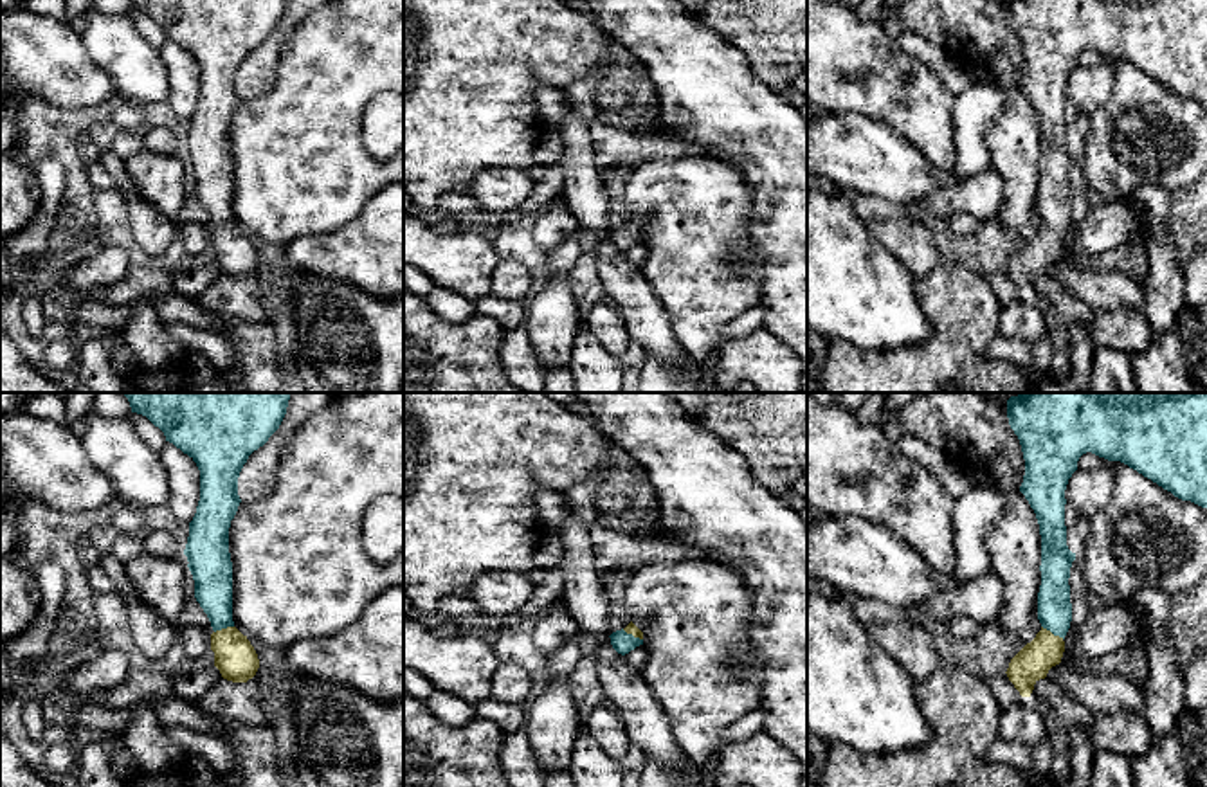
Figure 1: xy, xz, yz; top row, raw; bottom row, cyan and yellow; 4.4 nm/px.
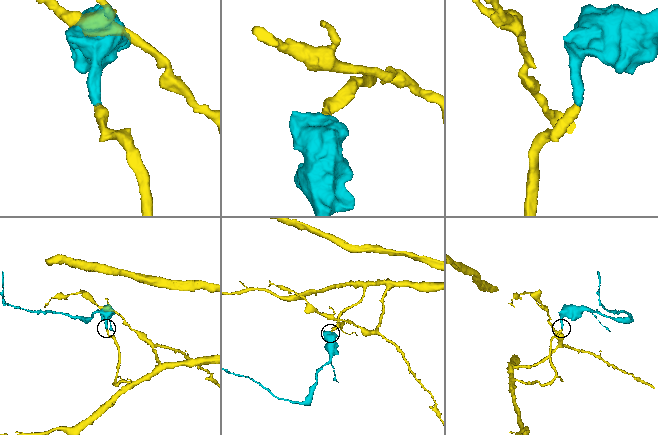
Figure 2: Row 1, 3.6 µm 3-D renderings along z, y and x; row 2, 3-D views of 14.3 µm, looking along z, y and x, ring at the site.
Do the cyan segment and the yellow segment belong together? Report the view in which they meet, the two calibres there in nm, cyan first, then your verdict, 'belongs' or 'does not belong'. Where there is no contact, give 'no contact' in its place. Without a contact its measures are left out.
contact in yz; calibres 160 and 160 nm; belongs

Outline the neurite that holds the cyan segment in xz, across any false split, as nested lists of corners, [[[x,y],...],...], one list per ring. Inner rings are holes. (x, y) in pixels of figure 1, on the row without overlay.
[[[632,218],[625,225],[613,229],[609,234],[613,245],[622,252],[643,241],[643,229]]]

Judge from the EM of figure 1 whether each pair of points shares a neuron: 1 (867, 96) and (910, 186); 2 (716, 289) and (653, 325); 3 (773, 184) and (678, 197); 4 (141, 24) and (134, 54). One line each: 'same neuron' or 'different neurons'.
1: different neurons
2: different neurons
3: different neurons
4: different neurons

